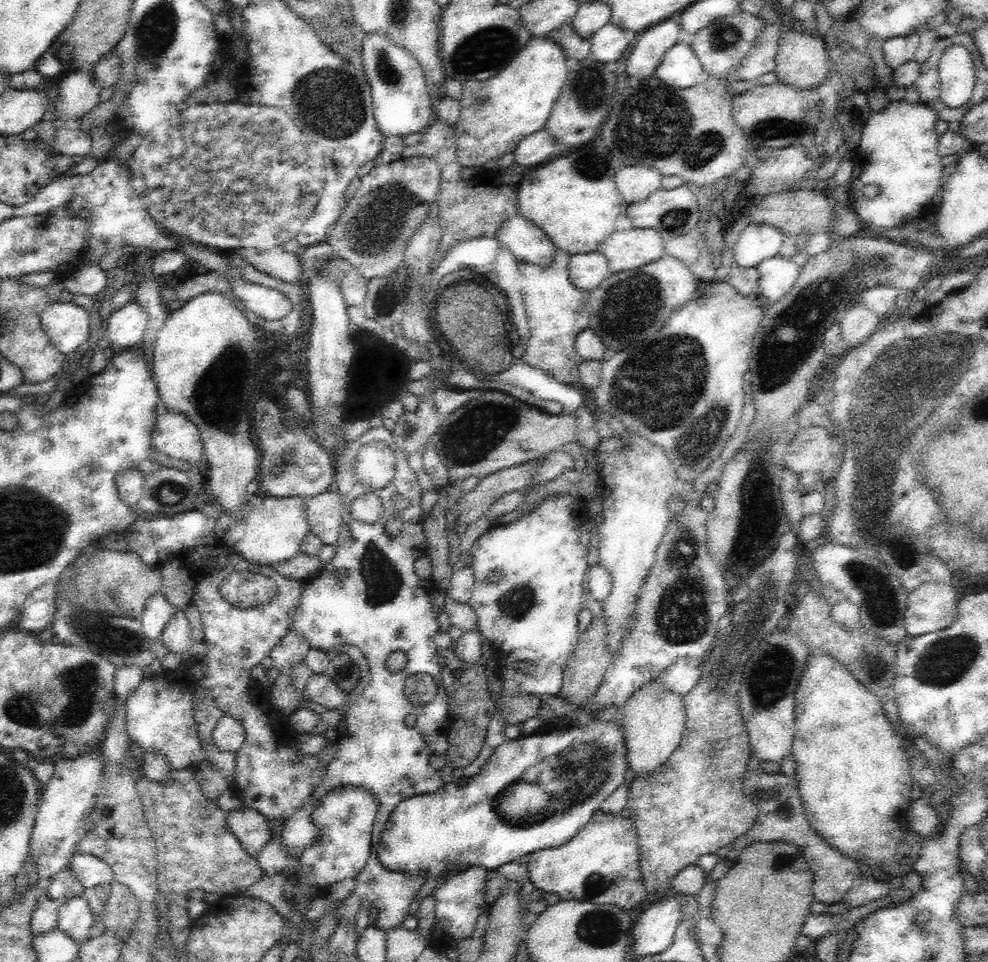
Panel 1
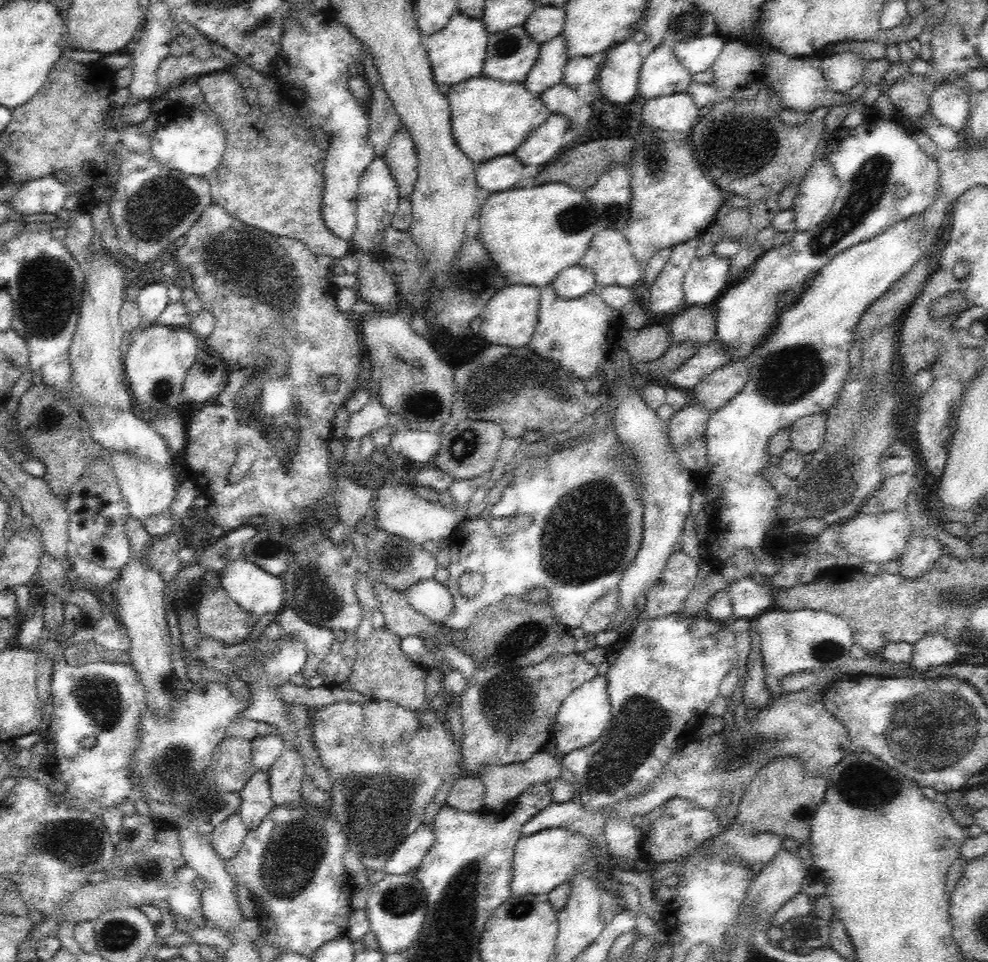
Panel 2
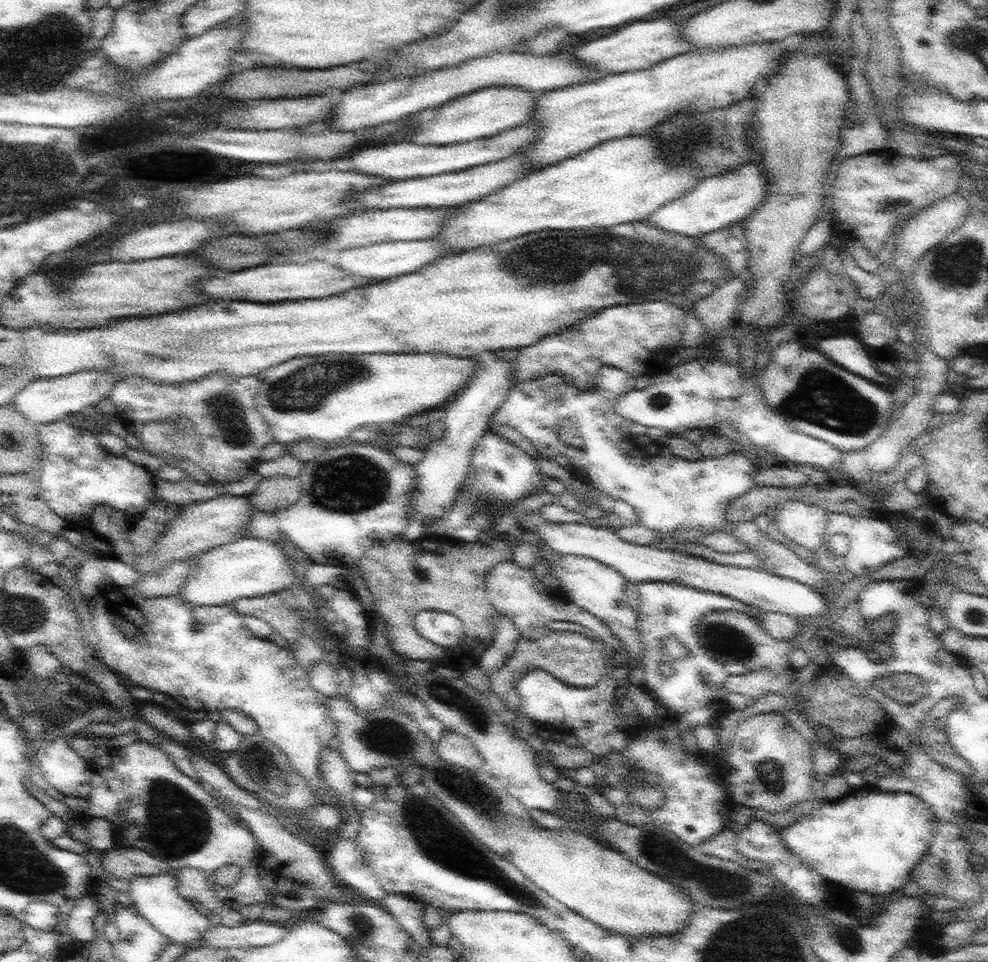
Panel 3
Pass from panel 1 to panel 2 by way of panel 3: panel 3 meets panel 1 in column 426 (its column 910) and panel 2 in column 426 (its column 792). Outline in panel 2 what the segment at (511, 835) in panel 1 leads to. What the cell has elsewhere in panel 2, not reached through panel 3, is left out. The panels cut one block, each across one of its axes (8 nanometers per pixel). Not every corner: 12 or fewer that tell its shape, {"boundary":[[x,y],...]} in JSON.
{"boundary":[[422,823],[390,854],[384,871],[415,870],[434,844]]}

